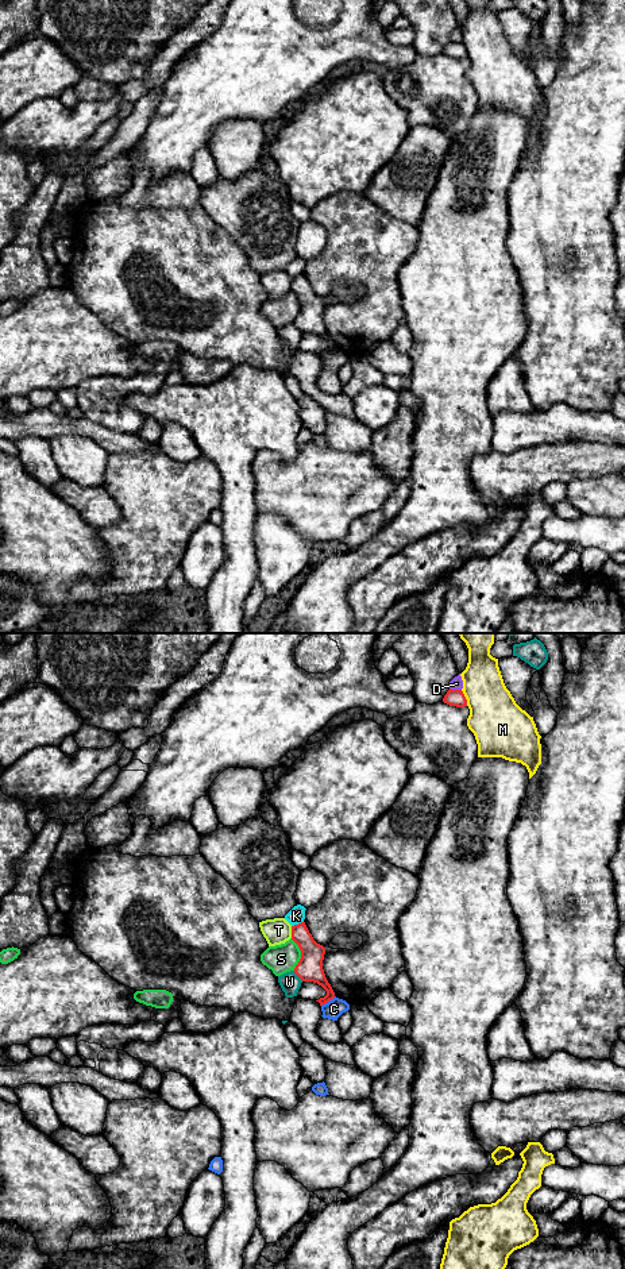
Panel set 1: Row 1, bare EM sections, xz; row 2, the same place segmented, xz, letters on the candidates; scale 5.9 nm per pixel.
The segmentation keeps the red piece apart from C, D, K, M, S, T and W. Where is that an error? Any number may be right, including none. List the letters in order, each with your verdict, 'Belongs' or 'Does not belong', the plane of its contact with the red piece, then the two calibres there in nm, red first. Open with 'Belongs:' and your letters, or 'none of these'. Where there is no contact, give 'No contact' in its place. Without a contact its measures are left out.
Belongs: none of these
C: Does not belong. Touches red in xz. Thickness 160 nm (red) against 110 nm
D: Does not belong. Touches red in xz. Thickness 100 nm (red) against 80 nm
K: Does not belong. Touches red in xz. Thickness 140 nm (red) against 100 nm
M: Does not belong. Touches red in xz. Thickness 100 nm (red) against 320 nm
S: Does not belong. Touches red in xz. Thickness 160 nm (red) against 170 nm
T: Does not belong. Touches red in xz. Thickness 160 nm (red) against 160 nm
W: Does not belong. Touches red in xz. Thickness 160 nm (red) against 120 nm

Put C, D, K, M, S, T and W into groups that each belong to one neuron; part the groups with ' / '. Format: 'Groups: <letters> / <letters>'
Groups: C / D / K / M / S / T / W

